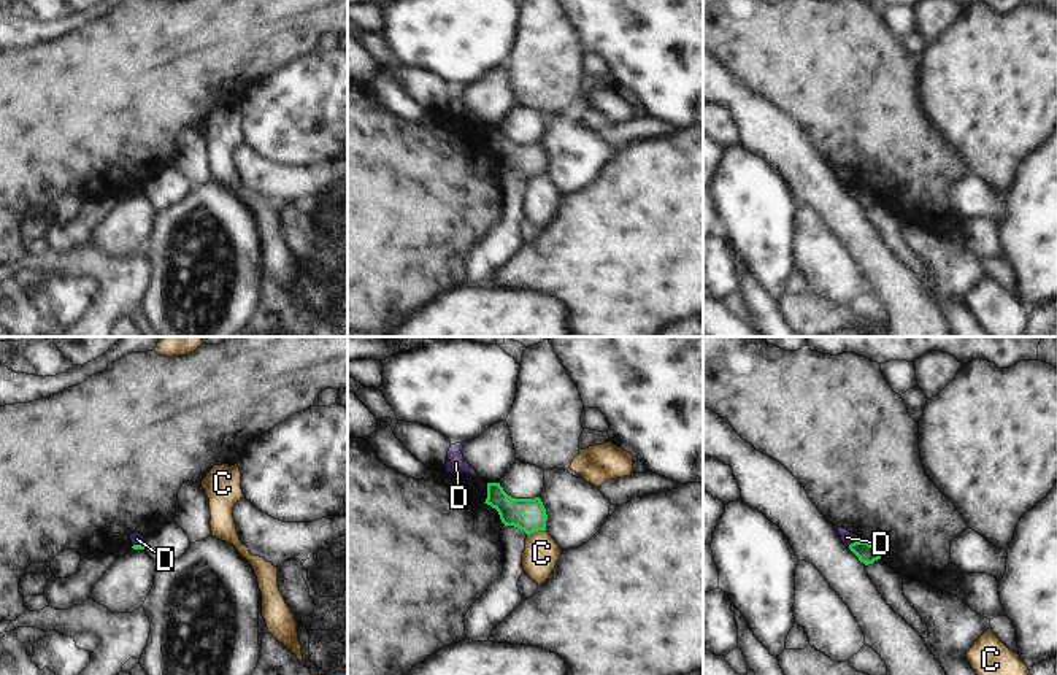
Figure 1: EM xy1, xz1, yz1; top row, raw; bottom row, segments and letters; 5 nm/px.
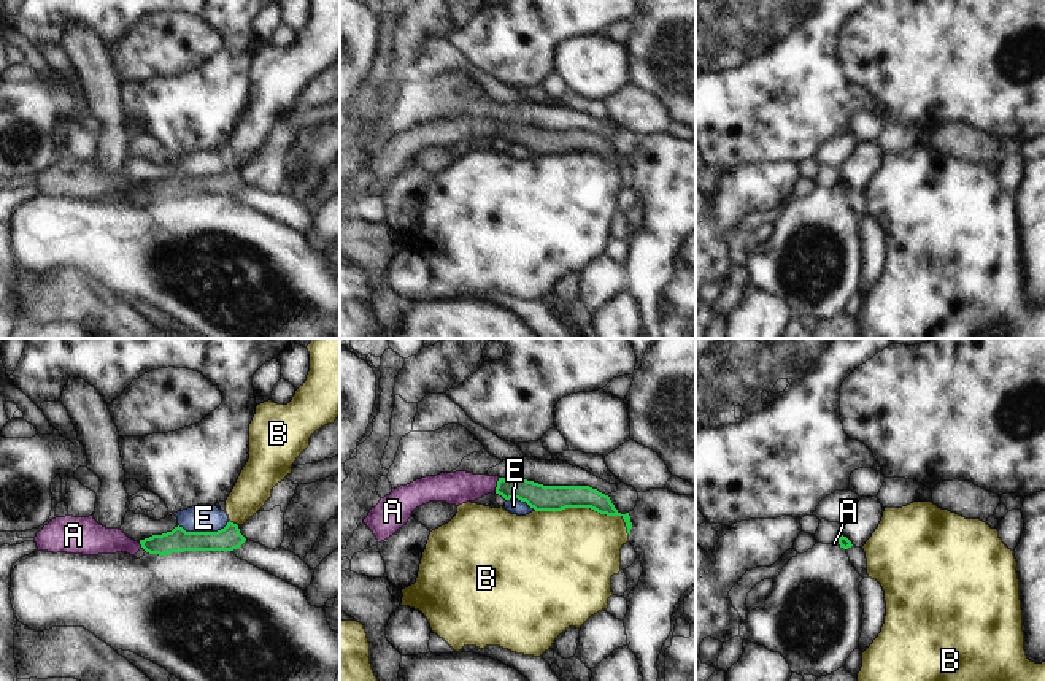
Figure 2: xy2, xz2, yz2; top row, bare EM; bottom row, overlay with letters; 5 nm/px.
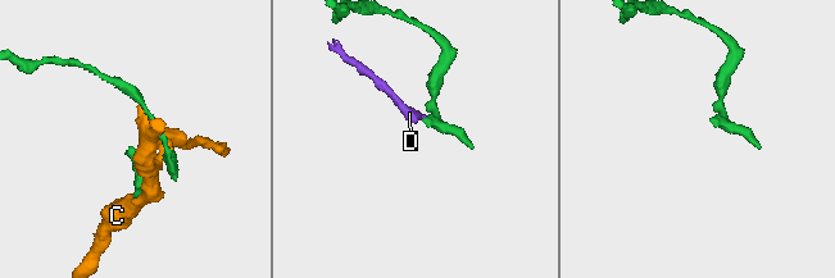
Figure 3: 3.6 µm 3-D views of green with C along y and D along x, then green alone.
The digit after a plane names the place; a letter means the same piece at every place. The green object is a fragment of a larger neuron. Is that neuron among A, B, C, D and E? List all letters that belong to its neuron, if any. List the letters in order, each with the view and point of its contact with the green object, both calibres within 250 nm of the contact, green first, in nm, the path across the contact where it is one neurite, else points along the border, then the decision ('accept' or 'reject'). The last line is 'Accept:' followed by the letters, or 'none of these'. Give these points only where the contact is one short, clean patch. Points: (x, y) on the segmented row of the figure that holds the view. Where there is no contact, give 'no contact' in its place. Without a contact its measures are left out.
A: meets green in xz2 at (497, 484); 130 nm thick on the green side, 160 nm on the other; runs through xz2 (540, 497), (497, 484), (458, 488); accept
B: meets green in xz2 at (586, 507); 130 nm thick on the green side, 460 nm on the other; reject
C: meets green in xz1 at (535, 531); 170 nm thick on the green side, 180 nm on the other; reject
D: meets green in yz1 at (854, 542); 90 nm thick on the green side, 70 nm on the other; border along yz1 (860, 540), (848, 545); reject
E: meets green in xy2 at (204, 532); 120 nm thick on the green side, 140 nm on the other; border along xy2 (229, 521), (216, 530), (185, 530), (178, 526); reject
Accept: A

